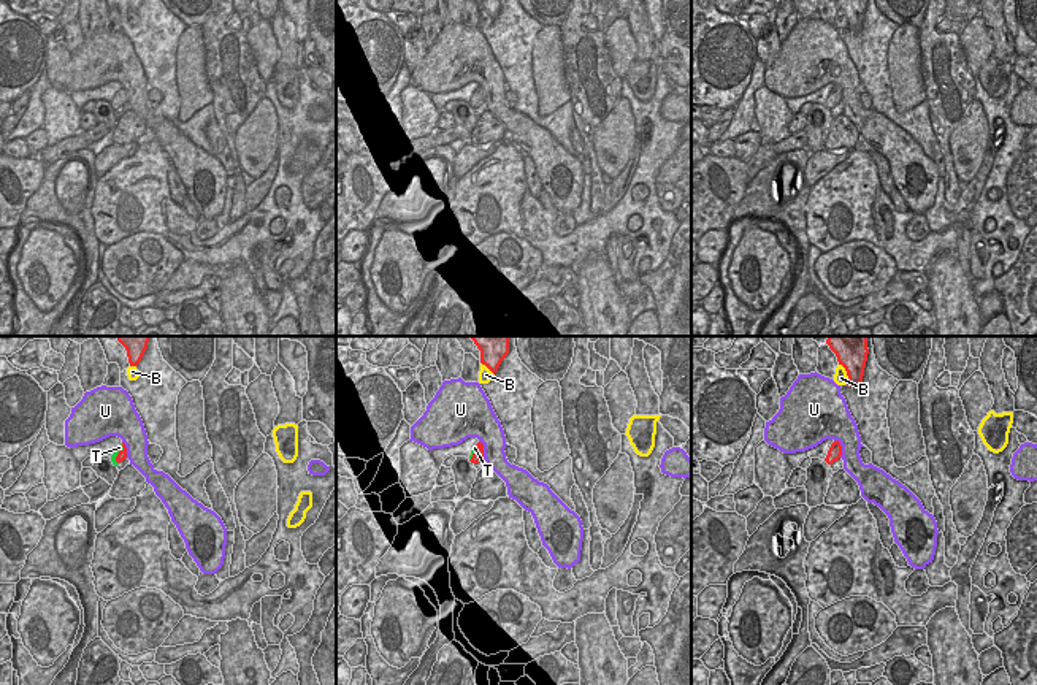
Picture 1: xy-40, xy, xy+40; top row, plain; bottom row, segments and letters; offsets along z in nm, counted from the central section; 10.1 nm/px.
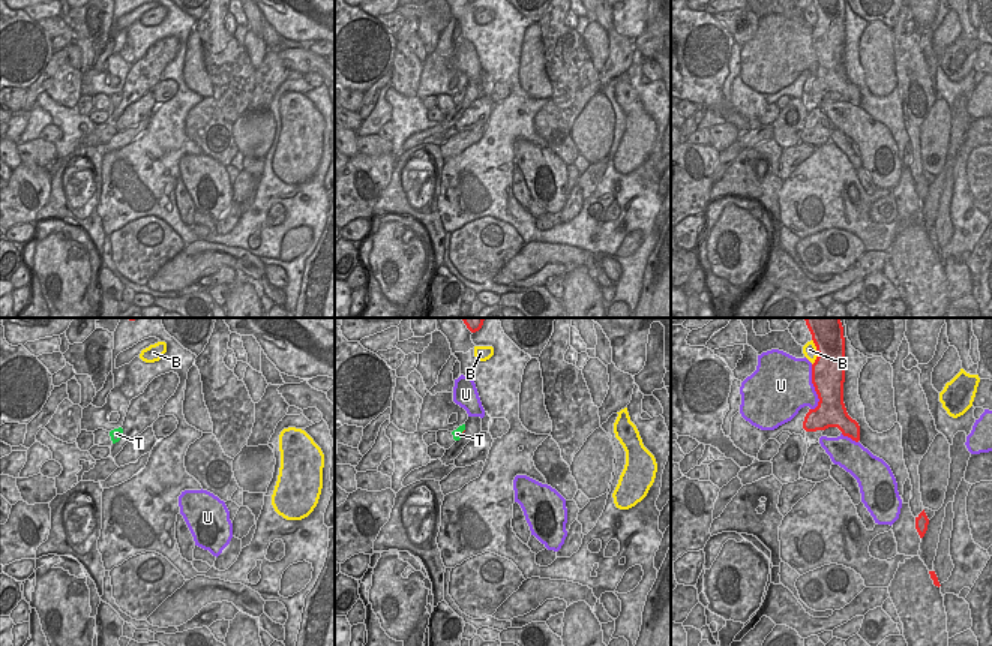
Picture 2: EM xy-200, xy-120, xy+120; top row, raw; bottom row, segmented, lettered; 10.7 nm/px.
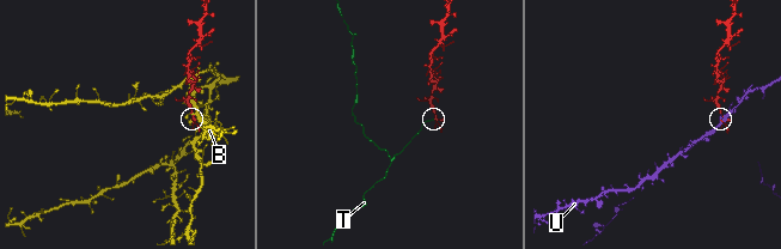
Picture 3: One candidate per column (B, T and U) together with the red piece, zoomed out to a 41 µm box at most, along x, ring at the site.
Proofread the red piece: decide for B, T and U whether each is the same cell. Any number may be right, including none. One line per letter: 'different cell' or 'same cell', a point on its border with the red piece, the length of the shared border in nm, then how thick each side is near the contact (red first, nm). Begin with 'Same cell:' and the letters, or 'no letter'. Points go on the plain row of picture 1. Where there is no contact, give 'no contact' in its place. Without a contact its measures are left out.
Same cell: no letter
B: different cell; meets red in xy+40 at (847, 18); contact 220 nm long; 200 nm thick on the red side, 140 nm on the other
T: different cell; meets red in xy-40 at (118, 99); contact 220 nm long; 100 nm thick on the red side, 60 nm on the other
U: different cell; meets red in xy+40 at (841, 92); contact 200 nm long; 140 nm thick on the red side, 320 nm on the other

